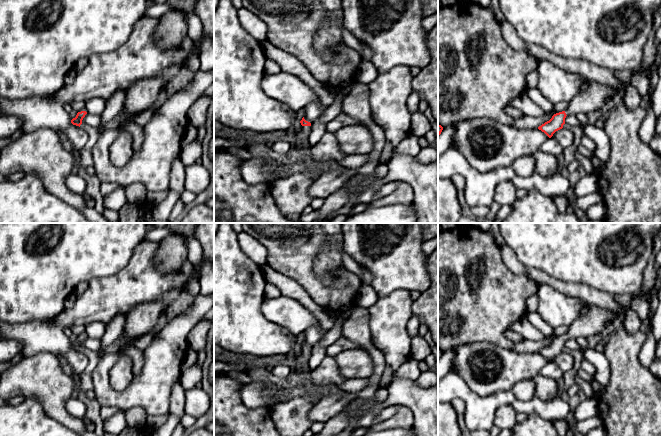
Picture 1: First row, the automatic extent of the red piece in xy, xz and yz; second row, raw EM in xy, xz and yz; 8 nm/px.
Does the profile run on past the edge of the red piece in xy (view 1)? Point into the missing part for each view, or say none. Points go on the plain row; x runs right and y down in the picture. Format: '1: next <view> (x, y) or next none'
1: next none

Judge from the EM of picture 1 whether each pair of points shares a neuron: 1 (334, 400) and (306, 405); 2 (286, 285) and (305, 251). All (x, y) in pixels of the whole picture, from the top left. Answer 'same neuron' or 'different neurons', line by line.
1: different neurons
2: different neurons

